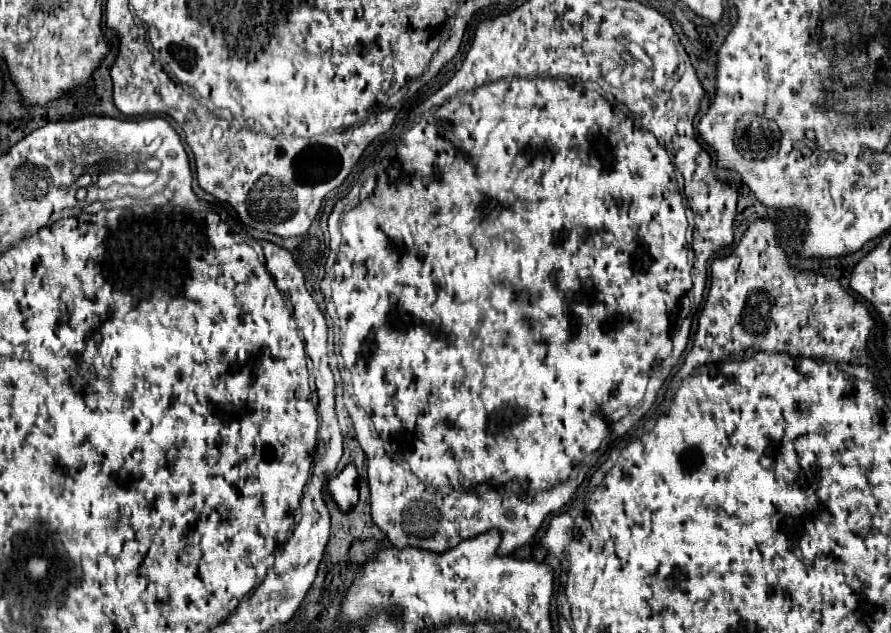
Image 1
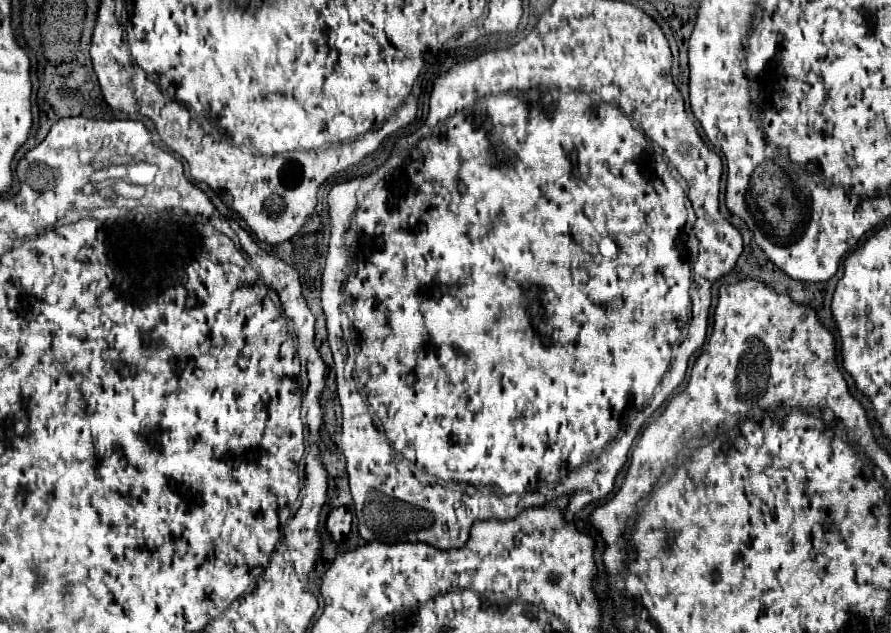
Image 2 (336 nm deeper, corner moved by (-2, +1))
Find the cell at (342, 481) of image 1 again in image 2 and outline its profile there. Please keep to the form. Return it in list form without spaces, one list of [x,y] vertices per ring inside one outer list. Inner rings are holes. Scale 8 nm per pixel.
[[[337,507],[329,513],[327,529],[335,541],[343,541],[351,529],[351,513],[347,507]]]

